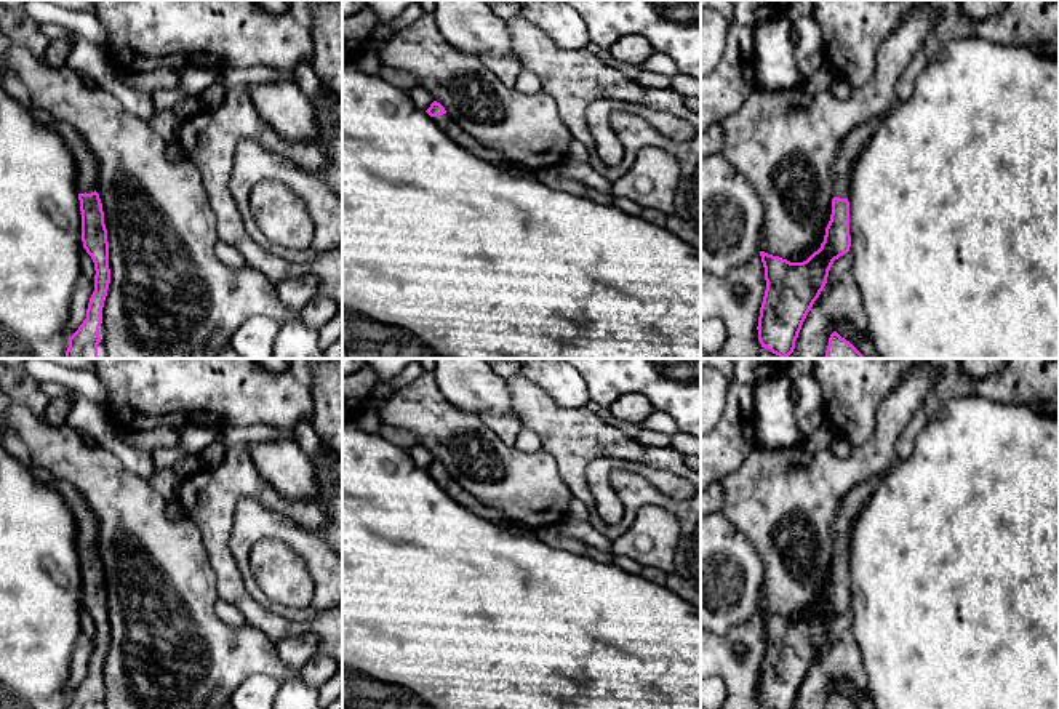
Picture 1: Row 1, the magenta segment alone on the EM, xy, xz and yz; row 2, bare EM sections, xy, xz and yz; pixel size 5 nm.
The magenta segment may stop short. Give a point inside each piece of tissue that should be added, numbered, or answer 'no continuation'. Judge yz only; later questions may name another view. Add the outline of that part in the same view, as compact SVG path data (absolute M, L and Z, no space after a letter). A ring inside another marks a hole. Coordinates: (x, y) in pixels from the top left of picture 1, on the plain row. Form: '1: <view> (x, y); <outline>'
1: yz (855, 501); M872 477L851 488L841 499L833 522L833 555L849 557L853 527L880 480L880 477Z

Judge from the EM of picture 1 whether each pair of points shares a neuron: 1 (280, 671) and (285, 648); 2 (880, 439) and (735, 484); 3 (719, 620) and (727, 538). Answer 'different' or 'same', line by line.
1: different
2: same
3: same

